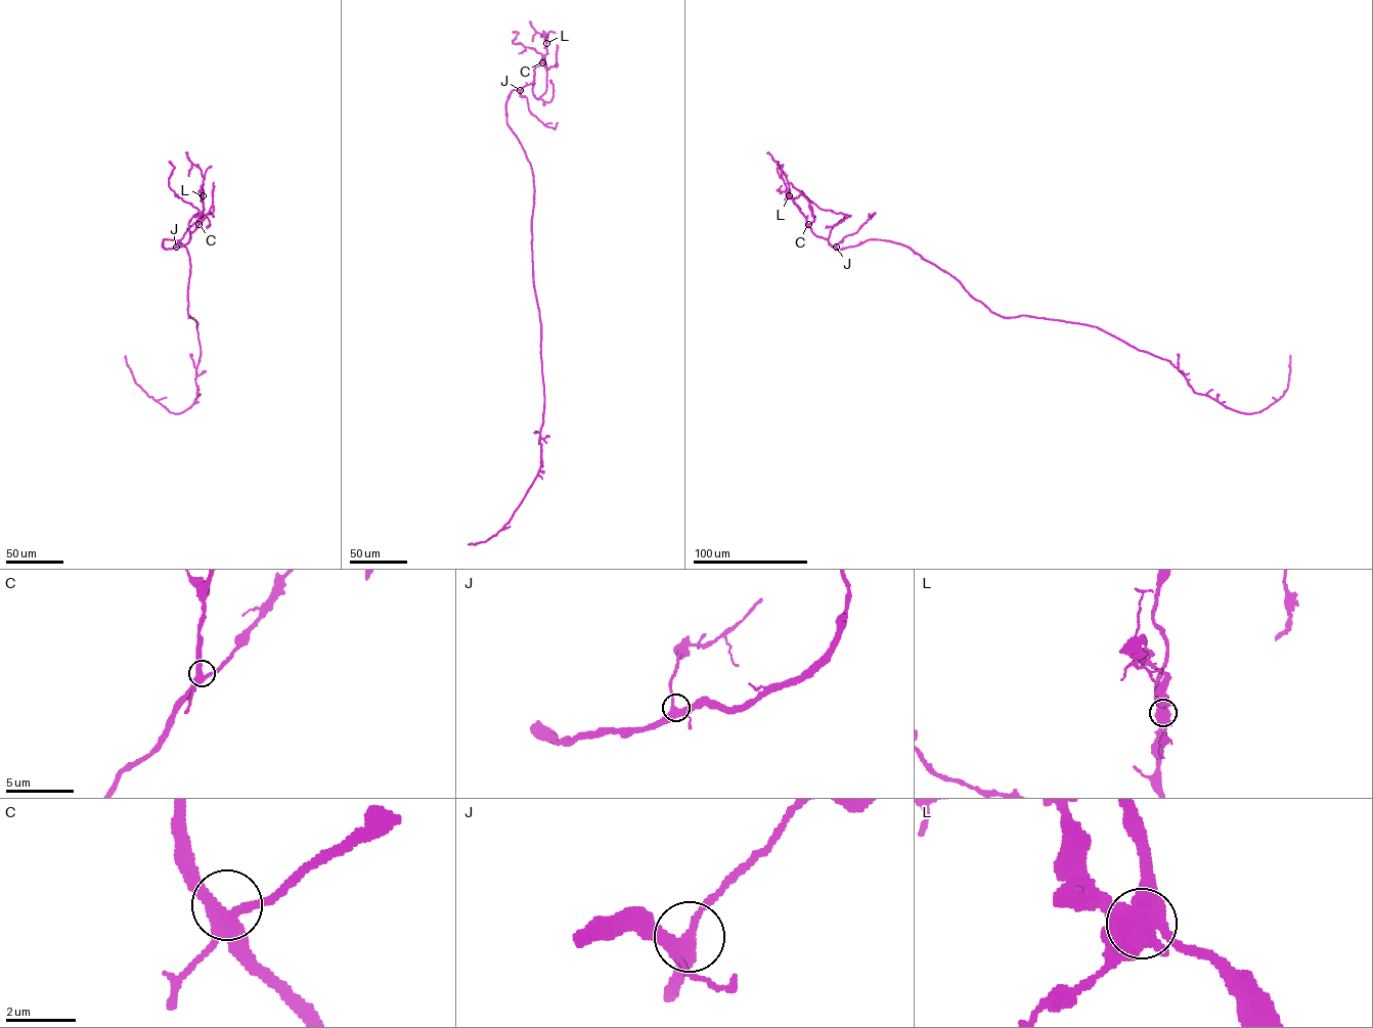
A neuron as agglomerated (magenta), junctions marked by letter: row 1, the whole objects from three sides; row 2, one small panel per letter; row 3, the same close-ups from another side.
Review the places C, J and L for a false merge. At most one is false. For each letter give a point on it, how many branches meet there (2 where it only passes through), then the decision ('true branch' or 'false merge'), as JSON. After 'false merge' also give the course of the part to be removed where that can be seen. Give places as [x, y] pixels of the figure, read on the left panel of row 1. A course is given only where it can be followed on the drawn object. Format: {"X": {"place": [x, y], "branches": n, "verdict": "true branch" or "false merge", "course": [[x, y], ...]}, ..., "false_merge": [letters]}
{"C": {"place": [198, 224], "branches": 4, "verdict": "true branch"}, "J": {"place": [176, 247], "branches": 4, "verdict": "true branch"}, "L": {"place": [203, 195], "branches": 5, "verdict": "false merge"}, "false_merge": ["L"]}

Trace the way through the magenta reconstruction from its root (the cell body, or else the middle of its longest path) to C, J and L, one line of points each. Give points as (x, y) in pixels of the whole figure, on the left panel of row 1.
C: (189, 316), (190, 264), (187, 250), (171, 239), (164, 239), (162, 246), (168, 249), (185, 244), (198, 224)
J: (189, 316), (190, 264), (187, 250), (177, 241), (163, 240), (165, 249), (176, 247)
L: (189, 316), (187, 250), (171, 239), (164, 239), (162, 246), (174, 248), (189, 241), (204, 210), (203, 195)

